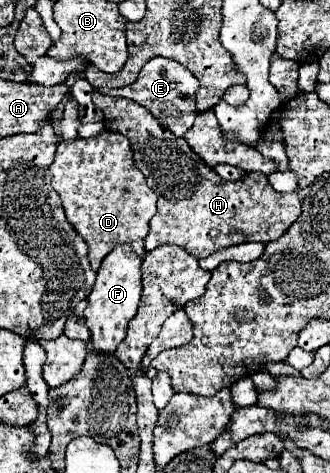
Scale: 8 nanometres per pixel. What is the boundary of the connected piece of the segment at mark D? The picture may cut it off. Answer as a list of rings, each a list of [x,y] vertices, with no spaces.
[[[104,129],[98,137],[62,141],[58,145],[54,163],[50,165],[50,173],[52,187],[60,195],[66,219],[74,229],[78,229],[78,235],[82,235],[88,245],[88,259],[94,271],[98,271],[102,259],[118,245],[130,245],[140,255],[140,259],[146,255],[144,239],[148,235],[148,221],[156,215],[156,193],[146,185],[144,175],[134,165],[130,143],[126,137]]]

